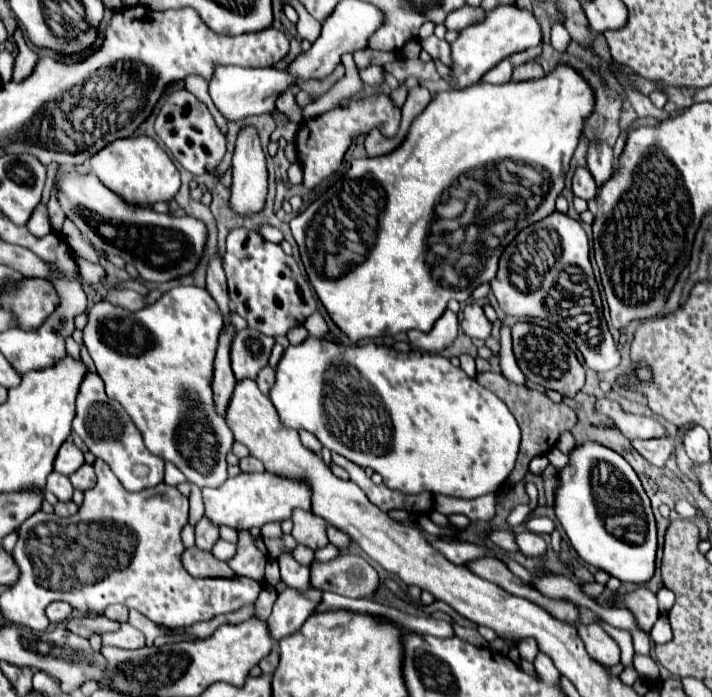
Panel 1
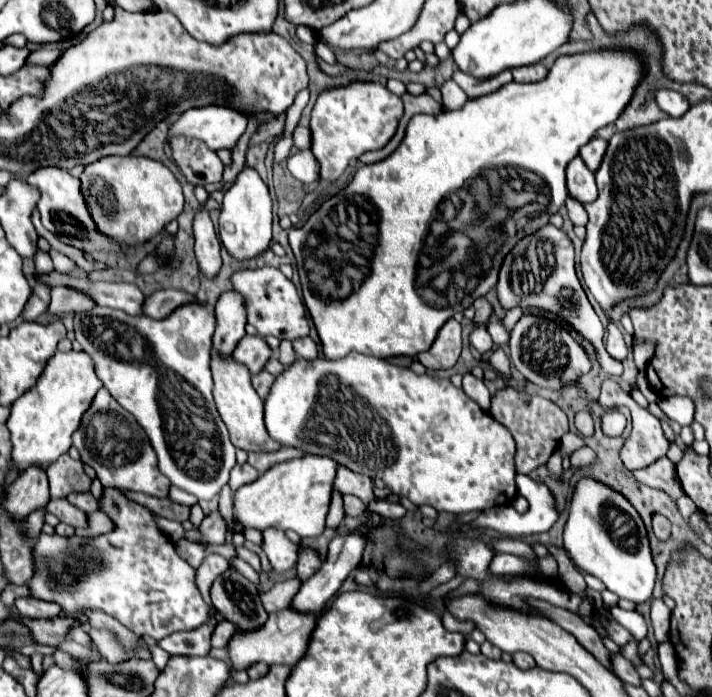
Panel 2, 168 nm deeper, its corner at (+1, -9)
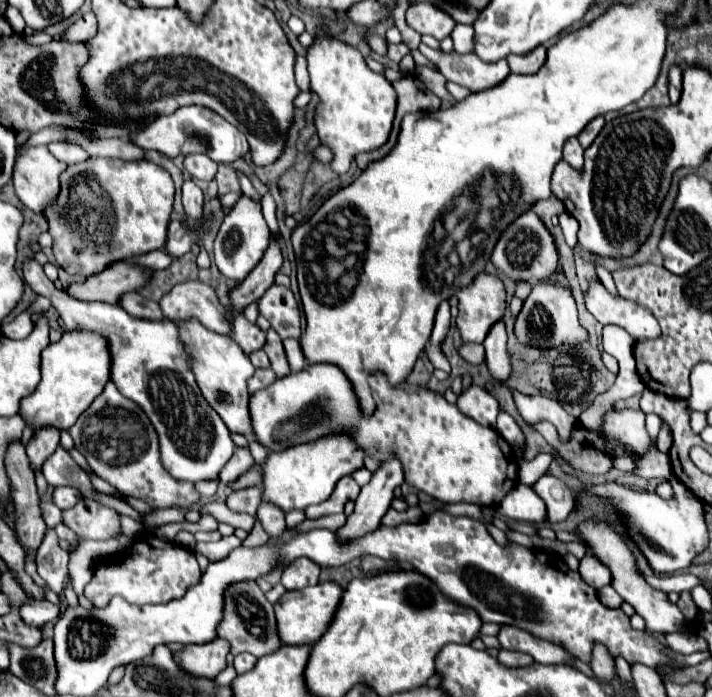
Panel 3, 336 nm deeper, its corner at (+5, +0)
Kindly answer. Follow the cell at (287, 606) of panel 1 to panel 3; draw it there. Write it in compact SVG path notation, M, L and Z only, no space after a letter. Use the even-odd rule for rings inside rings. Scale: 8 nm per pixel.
M396 460L380 464L372 480L362 486L356 498L356 508L348 516L346 524L336 532L336 538L340 542L348 542L378 530L382 524L382 516L386 514L394 498L394 488L402 482L402 468L400 464L396 464Z

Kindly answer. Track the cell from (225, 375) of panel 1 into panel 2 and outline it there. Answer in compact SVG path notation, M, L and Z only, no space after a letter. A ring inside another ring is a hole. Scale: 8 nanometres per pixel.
M226 291L216 303L216 331L212 337L214 349L230 355L236 343L244 337L246 327L246 313L244 313L244 297L236 291Z

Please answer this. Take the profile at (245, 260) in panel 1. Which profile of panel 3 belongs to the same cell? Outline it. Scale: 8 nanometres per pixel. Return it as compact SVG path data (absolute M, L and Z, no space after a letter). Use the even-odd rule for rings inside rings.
M272 284L258 300L258 314L264 316L280 338L300 338L300 310L298 302L288 286Z

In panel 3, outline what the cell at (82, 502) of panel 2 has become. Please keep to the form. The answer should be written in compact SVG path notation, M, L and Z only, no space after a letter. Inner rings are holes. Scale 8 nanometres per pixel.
M60 486L60 488L54 488L54 504L58 508L72 508L78 500L82 498L82 494L76 490L76 488L70 488L70 486Z

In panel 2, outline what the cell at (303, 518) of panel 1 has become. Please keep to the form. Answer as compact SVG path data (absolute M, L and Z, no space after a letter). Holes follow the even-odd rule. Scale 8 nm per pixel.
M300 549L298 551L298 563L296 563L296 577L300 581L306 581L308 577L312 577L312 573L316 573L320 569L320 557L316 551L312 549Z

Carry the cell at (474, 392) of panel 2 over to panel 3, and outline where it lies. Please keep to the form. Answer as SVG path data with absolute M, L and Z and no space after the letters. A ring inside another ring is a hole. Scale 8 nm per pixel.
M470 384L466 390L462 390L462 394L458 396L458 408L472 416L476 422L480 424L488 424L490 428L496 426L496 416L500 412L500 406L496 402L496 398L484 390L482 386Z

